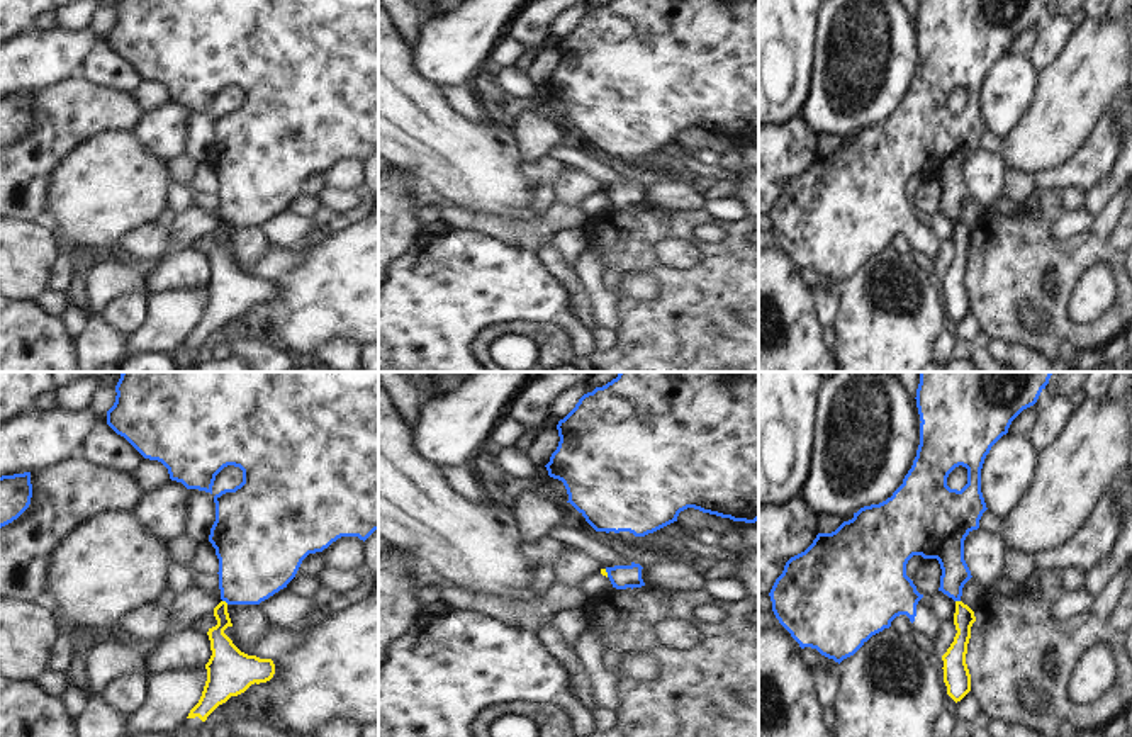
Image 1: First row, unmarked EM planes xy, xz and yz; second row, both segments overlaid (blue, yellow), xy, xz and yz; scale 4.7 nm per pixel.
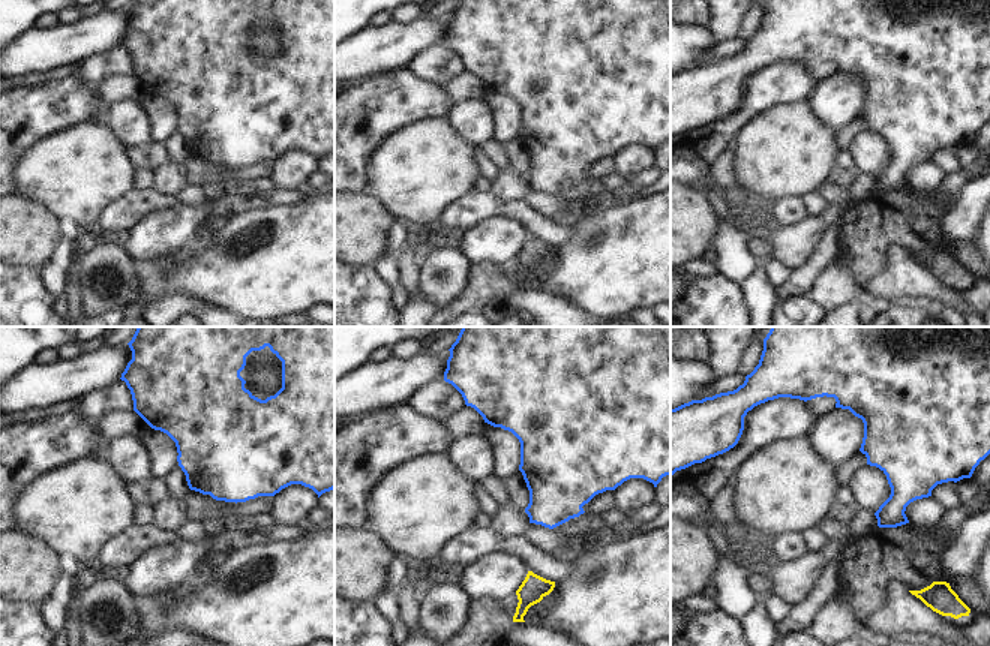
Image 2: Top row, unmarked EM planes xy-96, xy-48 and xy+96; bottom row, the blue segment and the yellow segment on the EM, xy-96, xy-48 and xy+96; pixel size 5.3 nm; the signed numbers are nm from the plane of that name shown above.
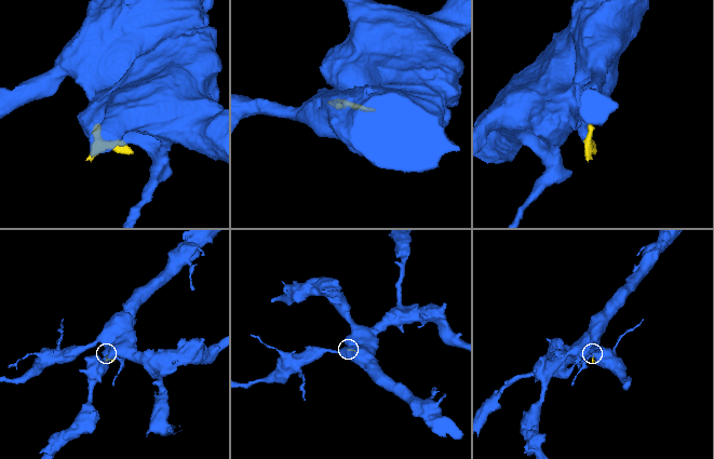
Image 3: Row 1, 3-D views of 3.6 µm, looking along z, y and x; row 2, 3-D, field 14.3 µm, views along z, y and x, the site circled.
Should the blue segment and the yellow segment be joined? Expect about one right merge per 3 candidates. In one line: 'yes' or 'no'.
no

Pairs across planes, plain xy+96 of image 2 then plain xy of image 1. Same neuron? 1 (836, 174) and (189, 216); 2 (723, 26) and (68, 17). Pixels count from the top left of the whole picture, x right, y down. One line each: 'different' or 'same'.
1: different
2: same

